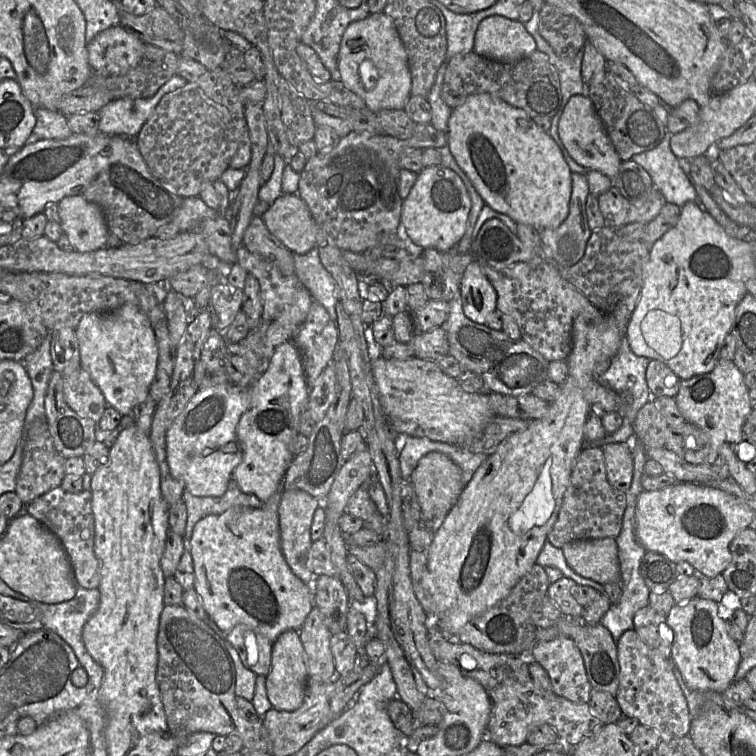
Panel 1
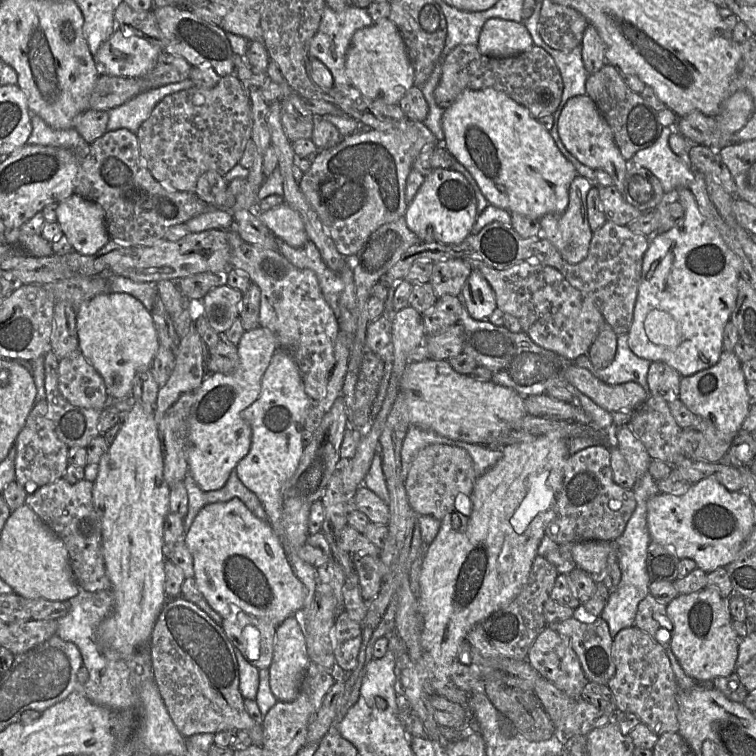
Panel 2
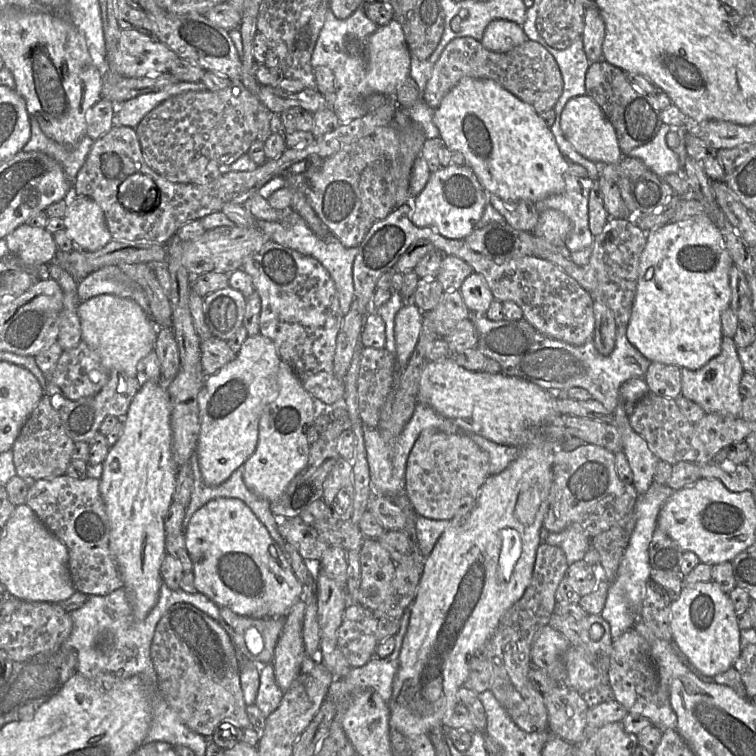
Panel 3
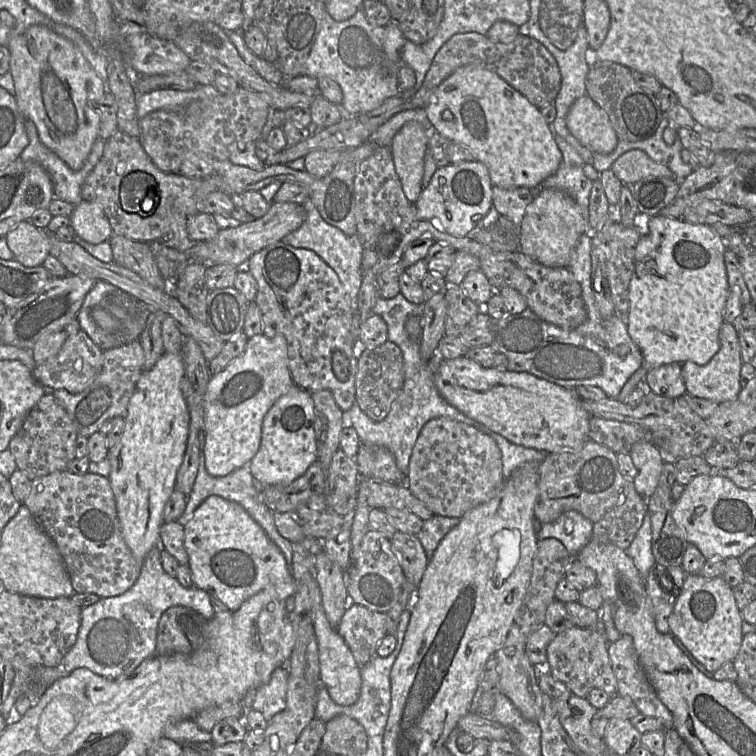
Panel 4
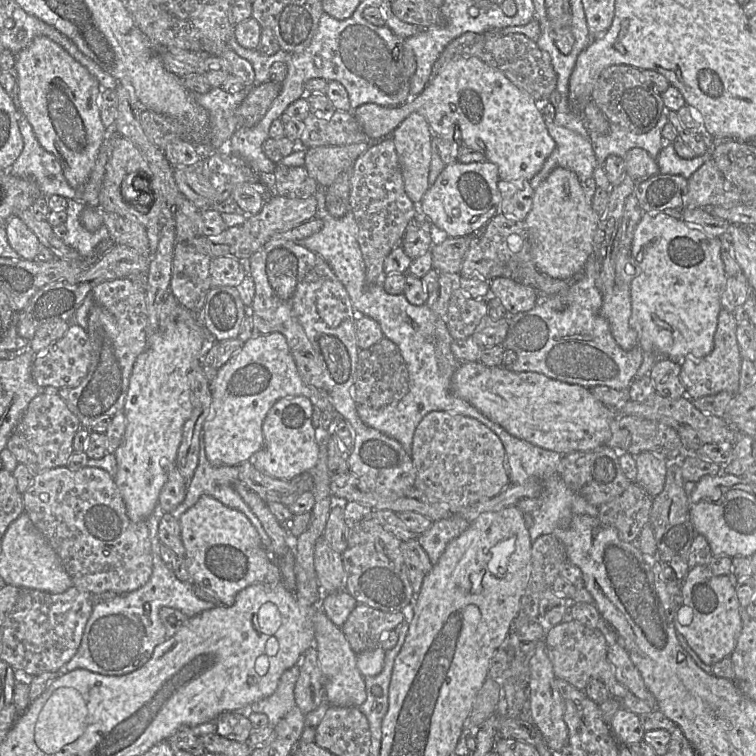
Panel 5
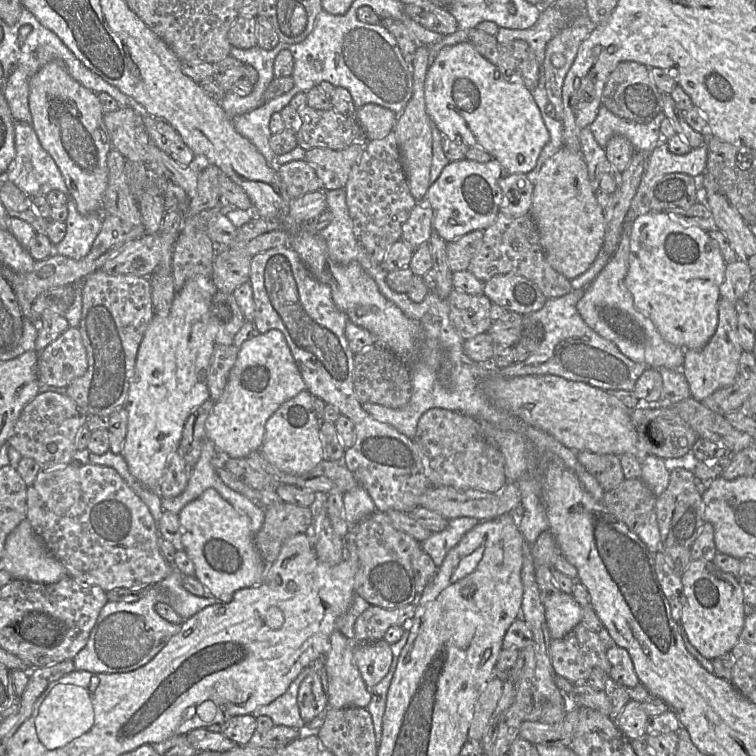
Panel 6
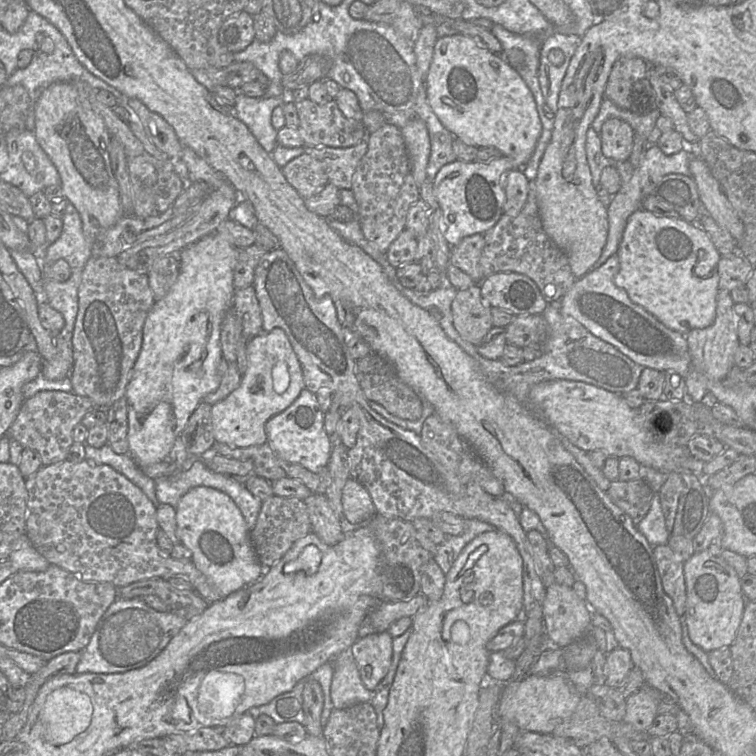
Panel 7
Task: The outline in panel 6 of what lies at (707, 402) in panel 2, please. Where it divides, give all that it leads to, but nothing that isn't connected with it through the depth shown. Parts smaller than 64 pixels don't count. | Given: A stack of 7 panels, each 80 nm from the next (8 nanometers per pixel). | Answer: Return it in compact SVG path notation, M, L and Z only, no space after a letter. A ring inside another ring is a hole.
M721 298L718 303L718 324L709 342L701 349L685 349L682 372L687 380L690 397L701 402L716 390L731 385L739 375L739 360L743 352L737 329L735 304Z

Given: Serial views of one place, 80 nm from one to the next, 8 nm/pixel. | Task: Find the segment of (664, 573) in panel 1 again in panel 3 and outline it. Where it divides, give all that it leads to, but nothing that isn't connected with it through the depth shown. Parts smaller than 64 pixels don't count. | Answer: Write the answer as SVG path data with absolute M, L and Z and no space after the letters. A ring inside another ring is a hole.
M656 528L649 545L651 571L680 574L683 551L660 528Z

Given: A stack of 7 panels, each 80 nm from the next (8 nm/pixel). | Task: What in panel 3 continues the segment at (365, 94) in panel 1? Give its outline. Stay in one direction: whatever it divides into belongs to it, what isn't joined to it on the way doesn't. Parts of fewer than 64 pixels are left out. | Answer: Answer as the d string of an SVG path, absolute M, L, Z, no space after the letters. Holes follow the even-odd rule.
M391 19L379 26L369 37L366 63L366 81L374 93L394 97L397 89L410 76L411 55L400 24Z

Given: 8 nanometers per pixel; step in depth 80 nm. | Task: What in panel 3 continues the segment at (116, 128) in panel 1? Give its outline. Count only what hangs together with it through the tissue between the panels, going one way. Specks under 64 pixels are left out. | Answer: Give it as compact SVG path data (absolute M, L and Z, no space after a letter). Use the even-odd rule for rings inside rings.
M180 81L162 90L141 94L123 103L116 103L112 124L136 128L145 115L168 98L188 91L205 90L207 88L201 82Z

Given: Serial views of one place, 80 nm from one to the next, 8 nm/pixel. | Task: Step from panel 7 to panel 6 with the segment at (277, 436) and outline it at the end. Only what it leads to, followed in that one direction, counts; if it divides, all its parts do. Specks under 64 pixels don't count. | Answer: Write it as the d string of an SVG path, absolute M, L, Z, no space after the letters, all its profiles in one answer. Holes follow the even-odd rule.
M304 390L284 402L268 419L264 441L260 451L264 457L282 472L302 475L313 470L325 460L320 438L320 424L313 407L314 396Z

